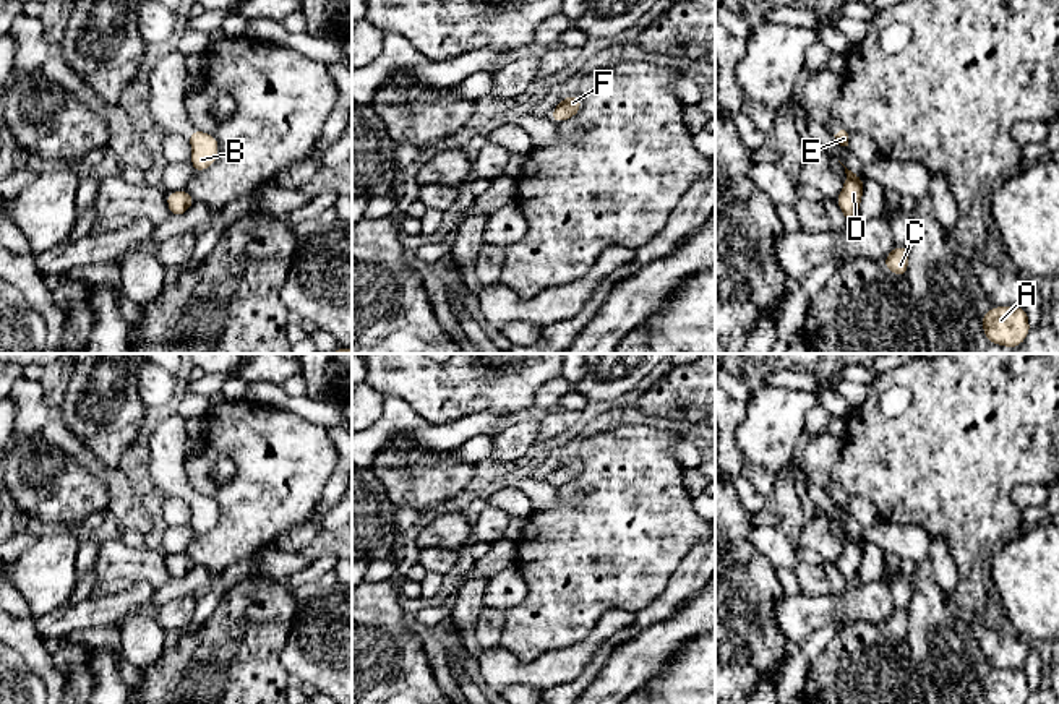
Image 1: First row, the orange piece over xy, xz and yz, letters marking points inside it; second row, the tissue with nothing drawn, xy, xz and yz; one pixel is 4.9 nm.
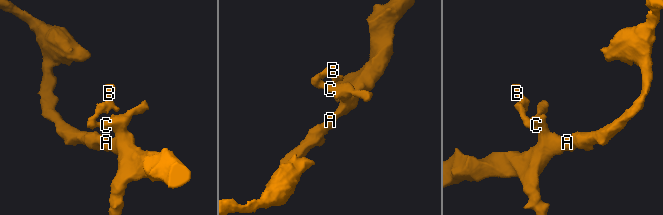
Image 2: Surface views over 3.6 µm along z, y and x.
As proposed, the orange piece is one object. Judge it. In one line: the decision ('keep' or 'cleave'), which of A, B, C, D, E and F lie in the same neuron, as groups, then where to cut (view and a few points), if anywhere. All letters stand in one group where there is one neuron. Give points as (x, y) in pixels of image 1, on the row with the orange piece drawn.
keep; A B C D E F; no cut

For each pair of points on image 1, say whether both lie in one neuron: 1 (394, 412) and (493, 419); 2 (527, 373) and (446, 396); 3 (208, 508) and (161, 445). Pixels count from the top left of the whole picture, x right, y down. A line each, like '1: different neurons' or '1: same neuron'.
1: same neuron
2: same neuron
3: same neuron

